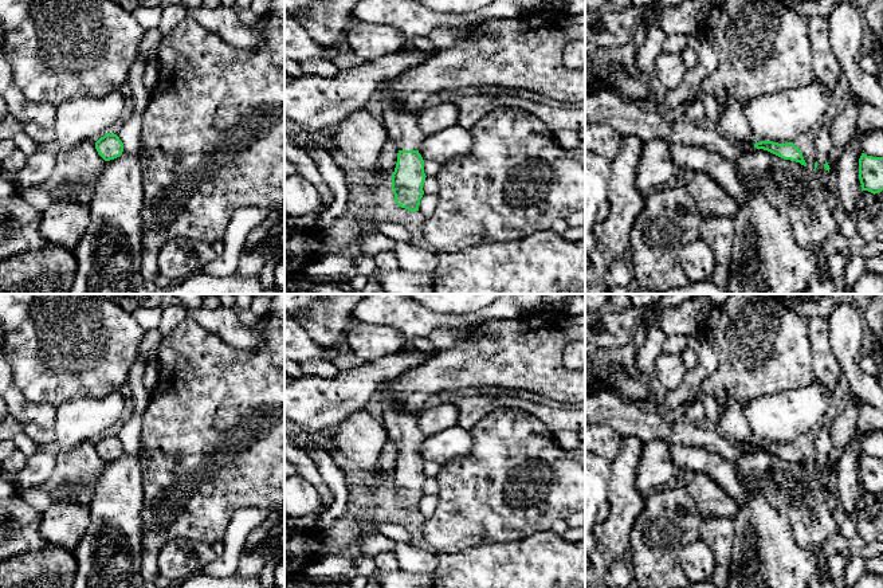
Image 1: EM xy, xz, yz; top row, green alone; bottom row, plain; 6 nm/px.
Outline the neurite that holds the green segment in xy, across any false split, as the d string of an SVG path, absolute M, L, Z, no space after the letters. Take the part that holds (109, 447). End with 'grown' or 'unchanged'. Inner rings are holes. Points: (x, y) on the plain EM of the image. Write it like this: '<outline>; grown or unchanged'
M105 435L95 443L95 450L105 462L119 458L123 452L123 444L117 435Z; unchanged

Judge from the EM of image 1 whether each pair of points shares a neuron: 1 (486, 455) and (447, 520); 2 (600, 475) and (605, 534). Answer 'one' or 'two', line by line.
1: one
2: two

